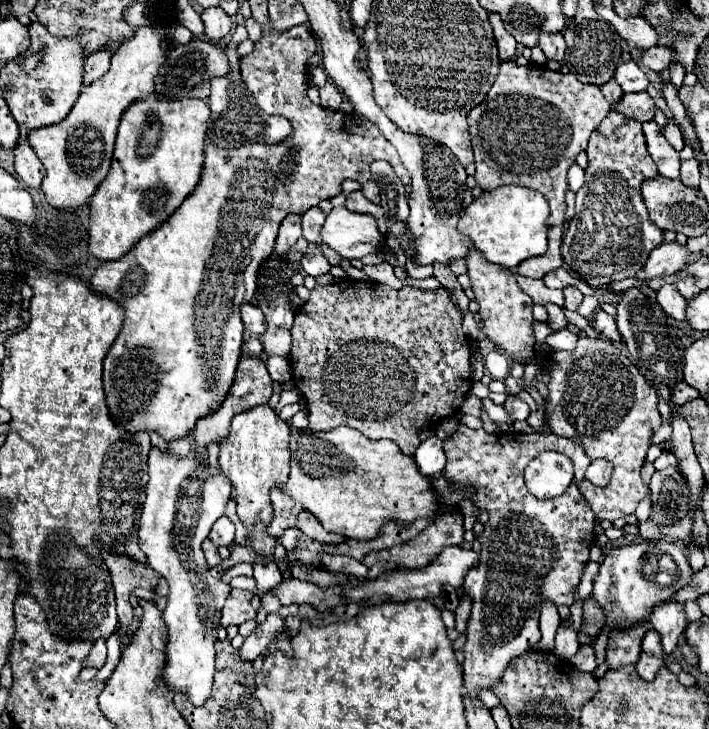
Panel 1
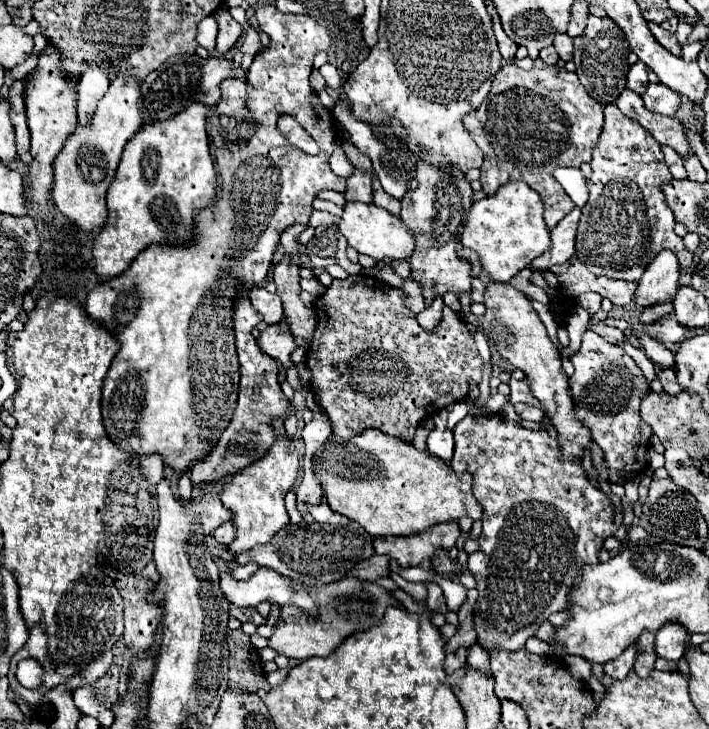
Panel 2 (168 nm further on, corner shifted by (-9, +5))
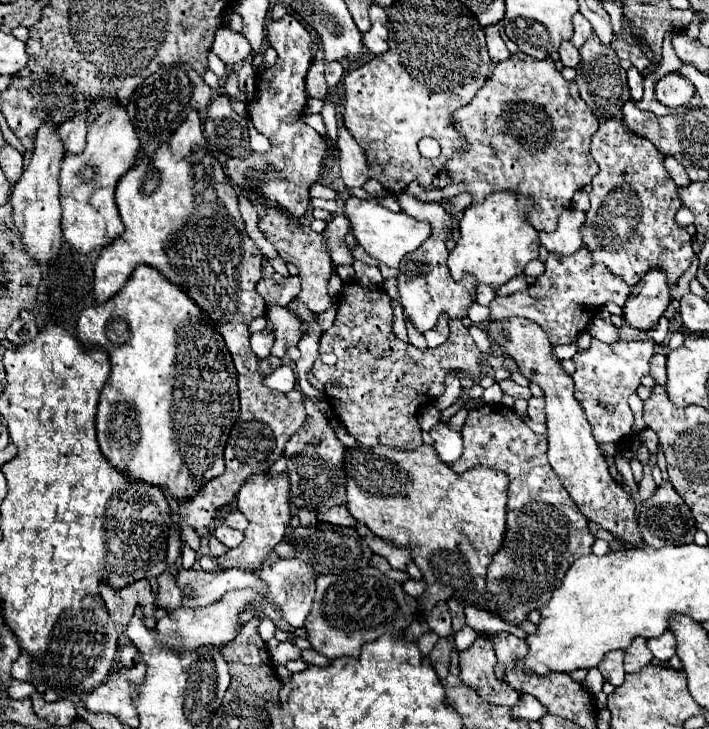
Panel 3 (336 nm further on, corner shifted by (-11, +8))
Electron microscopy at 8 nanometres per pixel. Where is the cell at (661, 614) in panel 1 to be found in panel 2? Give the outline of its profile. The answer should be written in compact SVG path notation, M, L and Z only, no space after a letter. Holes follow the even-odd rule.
M669 623L661 627L655 635L655 653L667 661L677 661L685 653L685 645L689 641L687 631L681 625Z

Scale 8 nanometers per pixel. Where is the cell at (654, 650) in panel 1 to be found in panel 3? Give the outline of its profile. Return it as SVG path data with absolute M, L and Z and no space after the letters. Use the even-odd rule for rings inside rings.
M635 638L631 646L625 650L625 672L641 672L653 660L651 650L647 648L647 640Z

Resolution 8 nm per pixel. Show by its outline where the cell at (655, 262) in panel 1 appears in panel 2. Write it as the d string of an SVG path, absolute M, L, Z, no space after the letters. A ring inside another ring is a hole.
M661 251L645 269L643 277L637 281L637 291L633 301L637 309L645 309L657 303L673 301L677 293L679 263L671 251Z

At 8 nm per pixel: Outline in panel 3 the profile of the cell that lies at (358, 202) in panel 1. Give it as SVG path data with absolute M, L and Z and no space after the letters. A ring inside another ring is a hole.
M341 128L337 138L341 176L347 188L363 188L369 182L369 162L363 148L355 142L355 138Z

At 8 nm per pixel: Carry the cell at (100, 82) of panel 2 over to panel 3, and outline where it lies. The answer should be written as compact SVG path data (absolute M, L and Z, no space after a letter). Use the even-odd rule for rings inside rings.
M89 110L77 112L77 116L61 124L61 140L65 142L67 152L81 152L87 142L87 118Z

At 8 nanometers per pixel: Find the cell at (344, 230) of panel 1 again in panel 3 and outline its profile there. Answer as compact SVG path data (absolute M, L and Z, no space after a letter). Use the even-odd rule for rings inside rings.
M347 196L345 214L351 222L351 230L357 242L365 248L365 252L381 264L391 268L399 268L405 254L415 252L431 234L431 226L427 222L419 222L403 212L391 212L377 204L377 200L361 200L357 196Z

